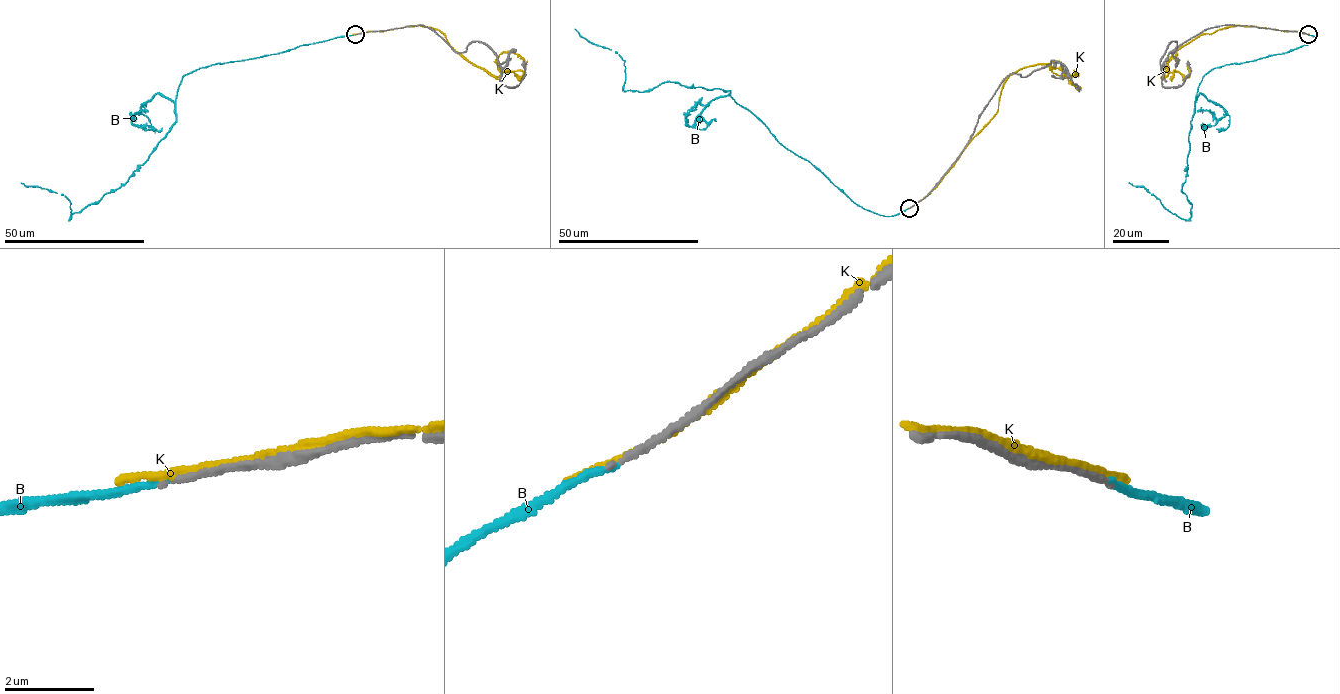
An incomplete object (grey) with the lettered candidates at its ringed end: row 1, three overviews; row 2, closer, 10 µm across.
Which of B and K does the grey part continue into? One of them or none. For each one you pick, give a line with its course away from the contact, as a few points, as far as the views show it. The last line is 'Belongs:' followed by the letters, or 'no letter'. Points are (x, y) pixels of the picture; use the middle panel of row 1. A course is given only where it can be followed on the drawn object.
B: Its course: (909, 207), (885, 216), (857, 205), (729, 91), (665, 81), (624, 91), (624, 61), (575, 28)
Belongs: B

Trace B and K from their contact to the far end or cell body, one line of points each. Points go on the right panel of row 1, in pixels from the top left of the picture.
B: (1307, 34), (1316, 38), (1310, 43), (1217, 67), (1203, 77), (1181, 191), (1192, 204), (1188, 220), (1128, 182)
K: (1305, 33), (1225, 26), (1180, 46), (1166, 64), (1166, 76), (1174, 53), (1176, 63)

